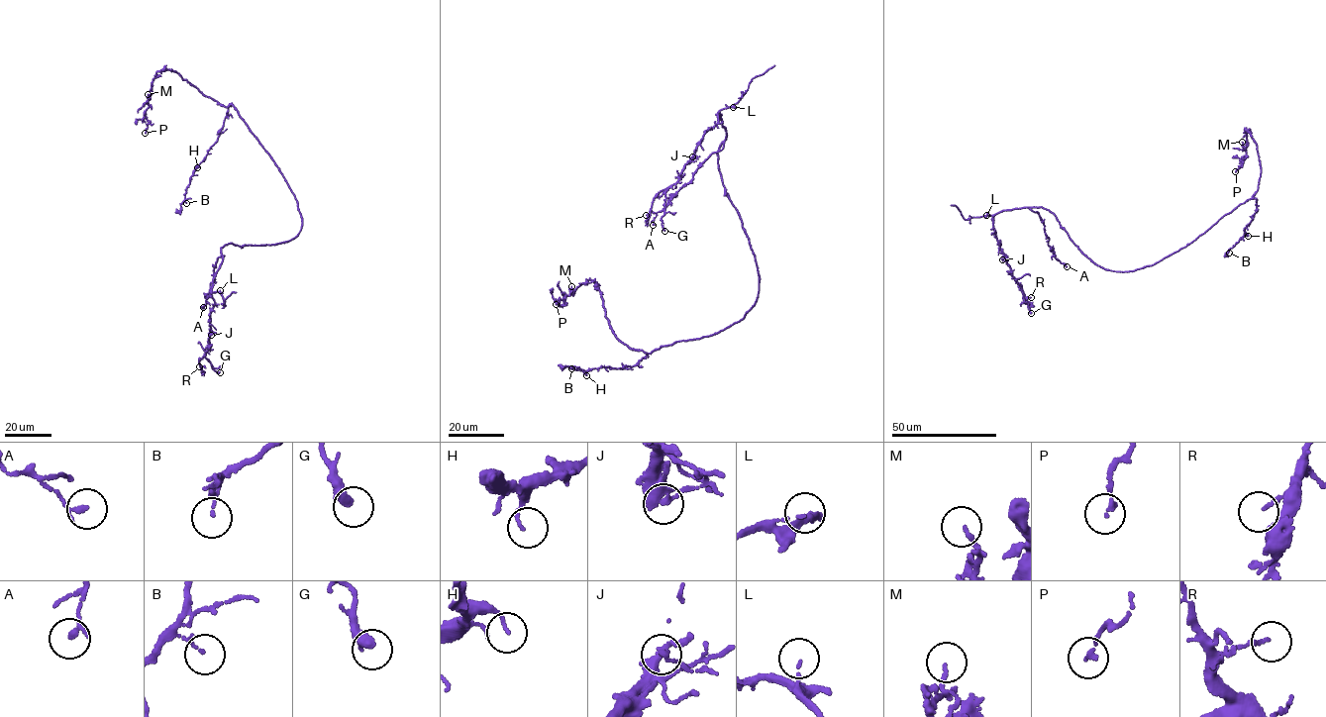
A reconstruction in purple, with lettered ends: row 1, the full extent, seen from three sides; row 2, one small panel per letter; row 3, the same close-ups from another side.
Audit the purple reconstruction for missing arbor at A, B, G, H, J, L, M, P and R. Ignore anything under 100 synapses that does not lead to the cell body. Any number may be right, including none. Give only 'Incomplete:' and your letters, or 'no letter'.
Incomplete: no letter

